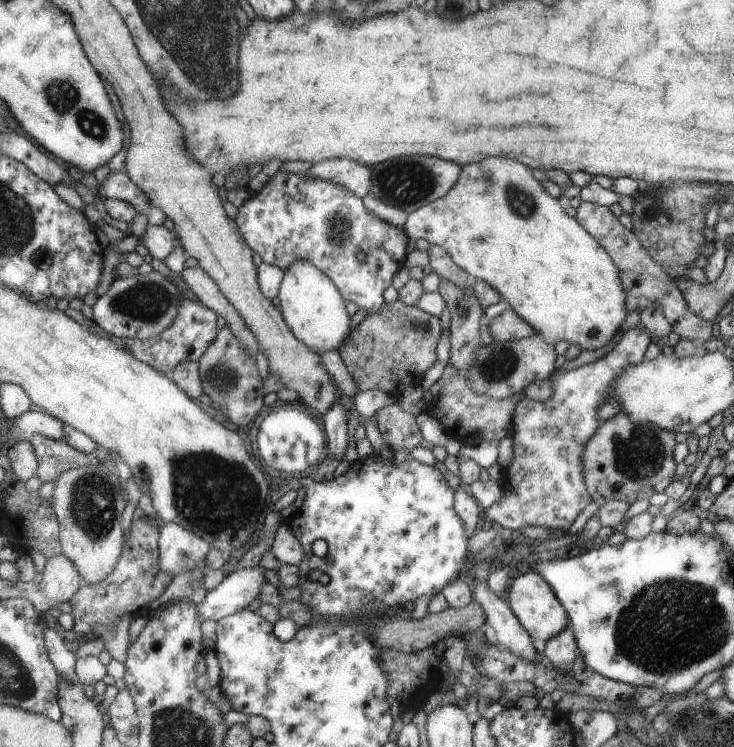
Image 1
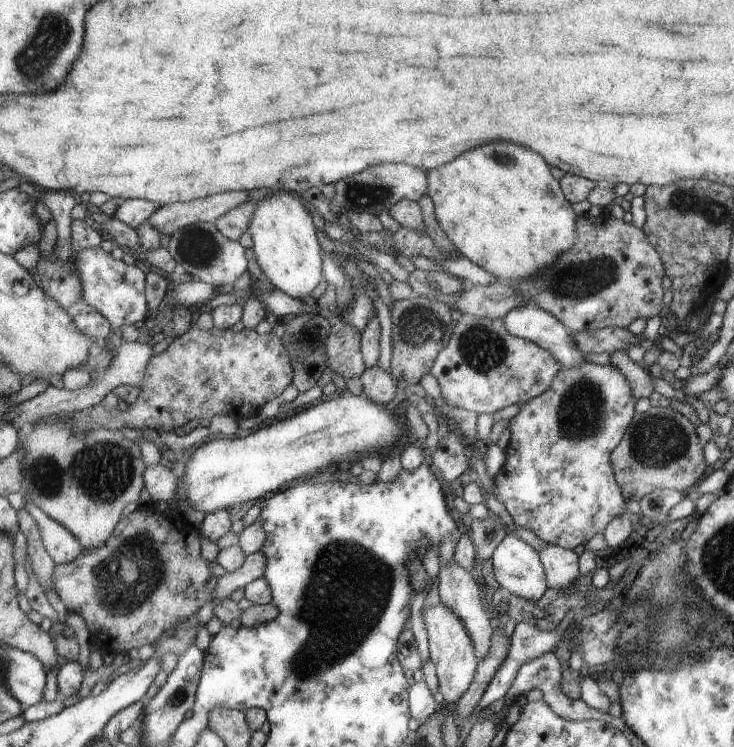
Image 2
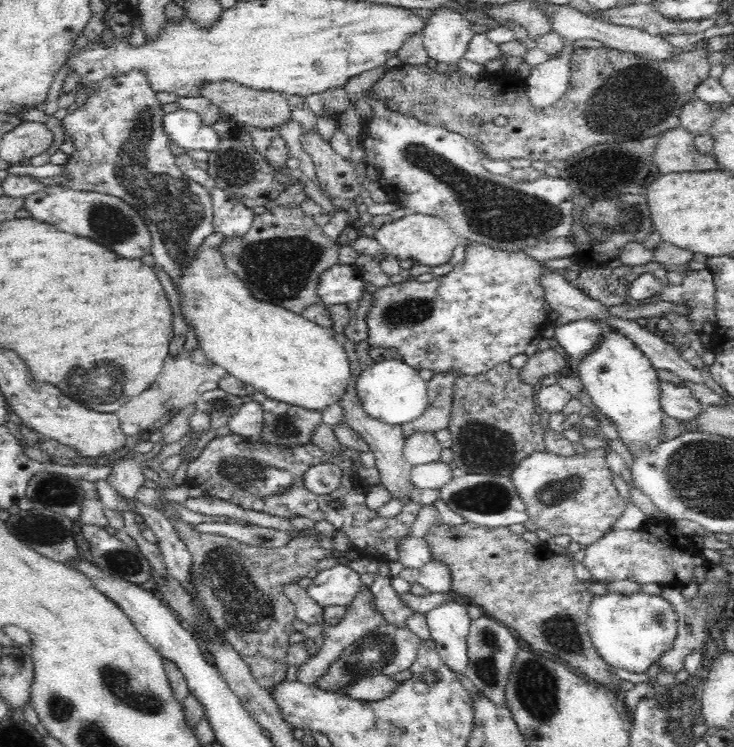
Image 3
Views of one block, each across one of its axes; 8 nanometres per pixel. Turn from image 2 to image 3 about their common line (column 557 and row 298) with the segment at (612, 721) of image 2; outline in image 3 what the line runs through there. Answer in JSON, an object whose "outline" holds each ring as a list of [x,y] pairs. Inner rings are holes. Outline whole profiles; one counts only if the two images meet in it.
{"outline":[[[706,268],[699,271],[687,269],[680,285],[669,283],[668,286],[662,287],[658,300],[672,304],[687,302],[688,318],[692,322],[694,333],[702,333],[705,322],[715,326],[715,284],[712,272]]]}

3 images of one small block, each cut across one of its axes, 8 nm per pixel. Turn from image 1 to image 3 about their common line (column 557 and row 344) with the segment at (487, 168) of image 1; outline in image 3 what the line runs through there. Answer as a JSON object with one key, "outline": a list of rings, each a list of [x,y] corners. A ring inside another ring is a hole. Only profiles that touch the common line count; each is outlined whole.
{"outline":[[[214,231],[203,239],[194,256],[179,270],[178,292],[182,302],[182,316],[192,326],[194,334],[198,328],[200,340],[197,340],[197,346],[200,346],[210,362],[222,366],[227,374],[239,381],[252,385],[254,390],[264,393],[267,399],[318,411],[323,411],[331,404],[339,404],[351,377],[350,362],[342,344],[334,339],[332,328],[321,328],[301,314],[254,297],[249,286],[226,266],[225,257],[221,253],[224,241],[225,236]]]}

